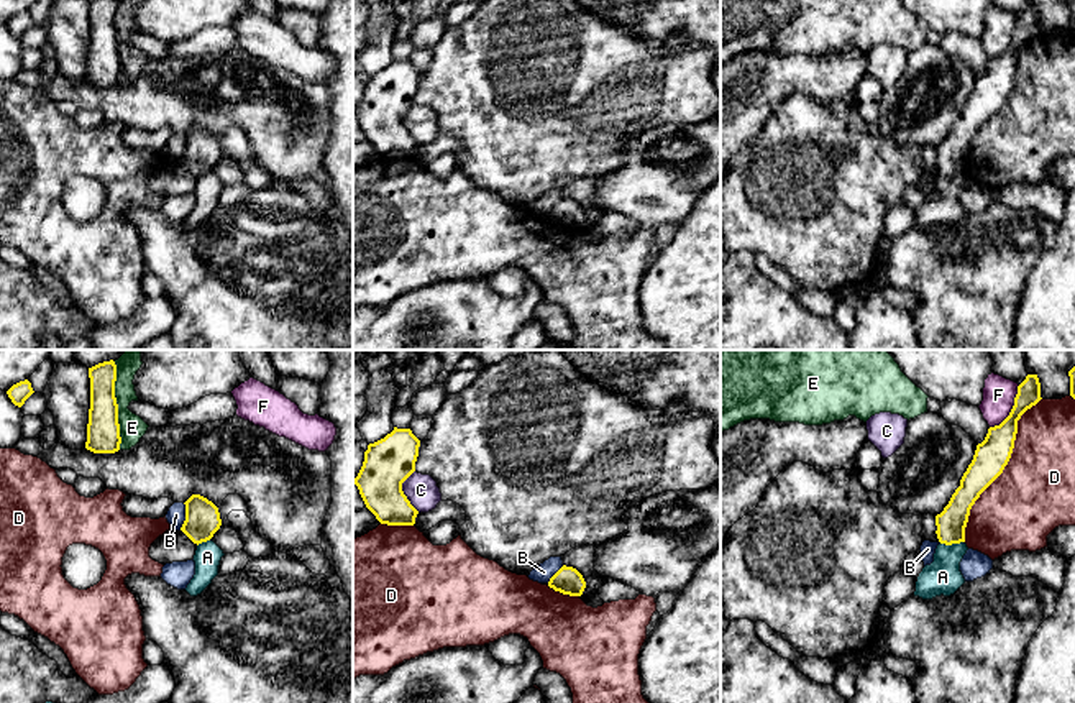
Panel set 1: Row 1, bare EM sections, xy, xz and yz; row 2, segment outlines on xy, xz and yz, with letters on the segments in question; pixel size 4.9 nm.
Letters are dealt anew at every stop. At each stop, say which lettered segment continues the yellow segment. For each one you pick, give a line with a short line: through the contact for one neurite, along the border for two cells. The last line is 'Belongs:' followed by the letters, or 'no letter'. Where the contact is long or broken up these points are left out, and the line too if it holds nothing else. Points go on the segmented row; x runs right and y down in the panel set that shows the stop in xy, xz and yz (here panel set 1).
Belongs: no letter

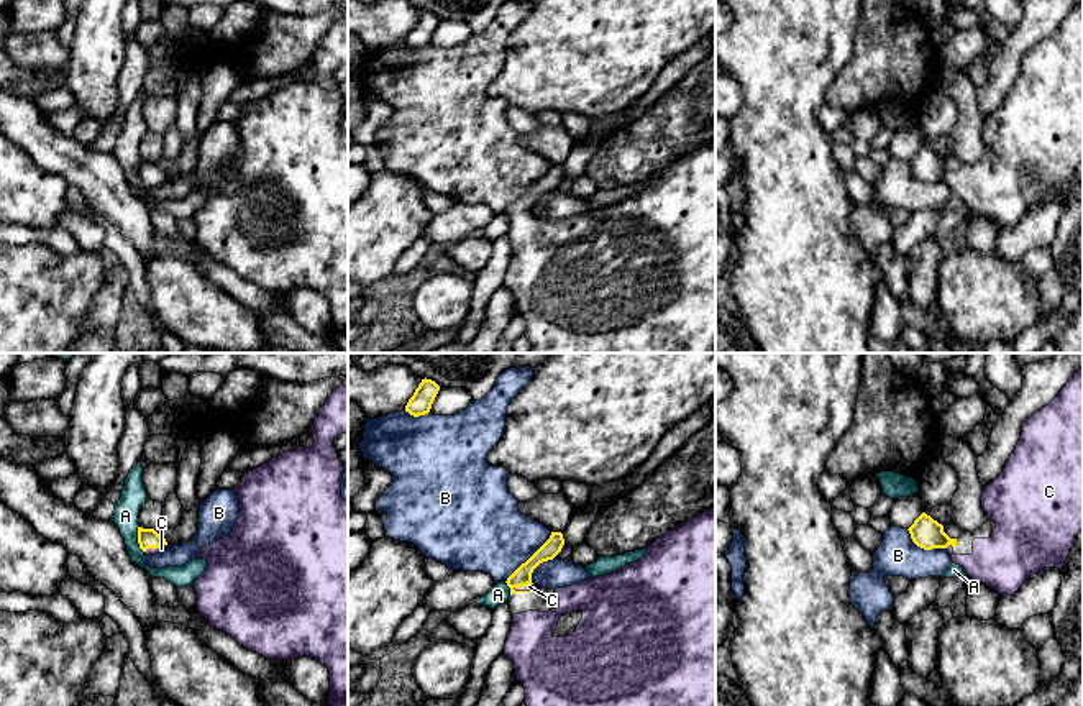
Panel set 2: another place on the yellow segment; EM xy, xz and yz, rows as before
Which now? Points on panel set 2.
C: xz (522, 577), (522, 586), (529, 586)
Belongs: C

